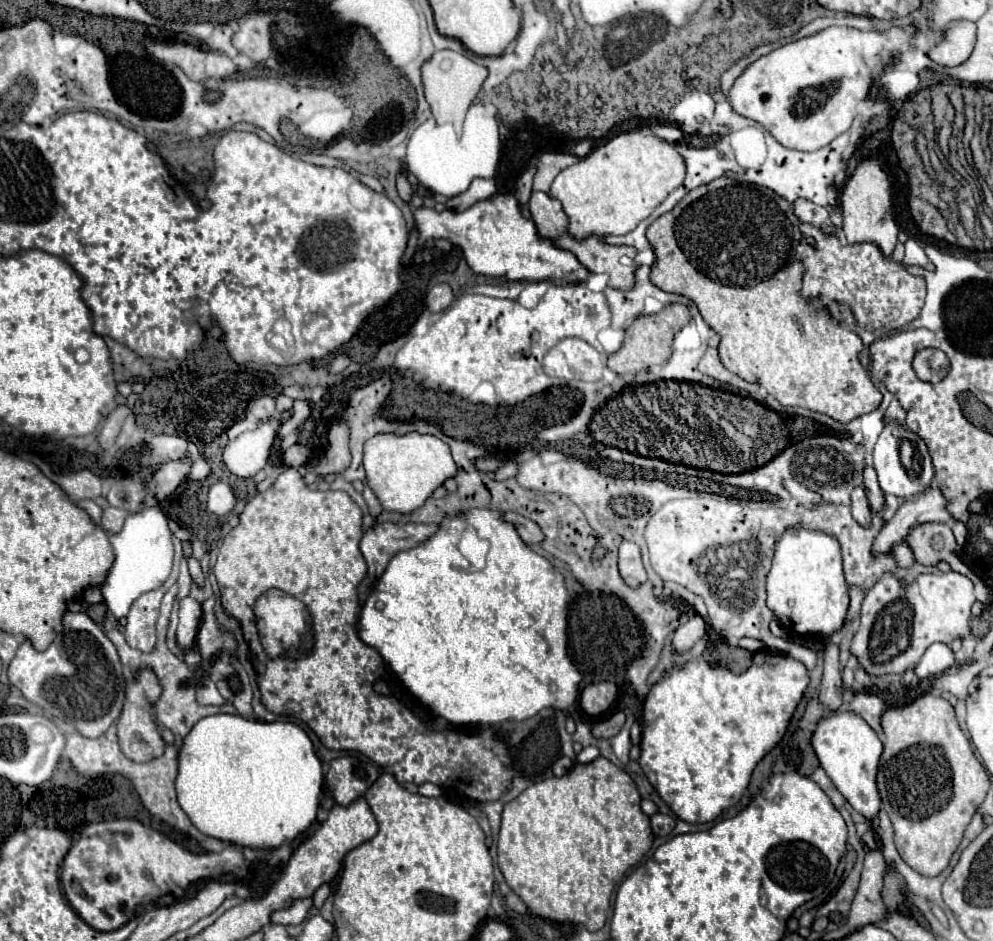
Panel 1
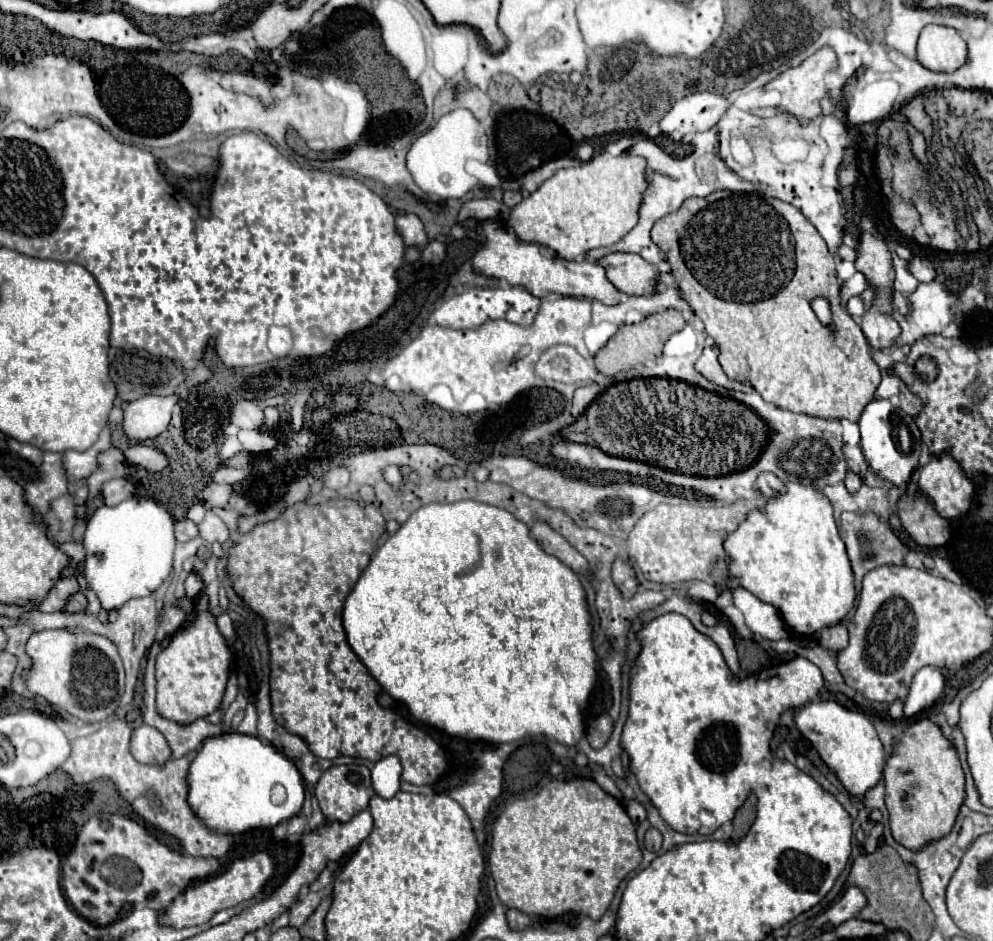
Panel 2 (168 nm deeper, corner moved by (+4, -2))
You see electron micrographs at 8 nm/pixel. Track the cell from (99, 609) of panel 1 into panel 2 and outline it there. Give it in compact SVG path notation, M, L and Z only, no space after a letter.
M75 592L73 596L67 598L67 604L65 604L67 612L81 612L85 608L87 608L87 598L83 596L83 592Z

